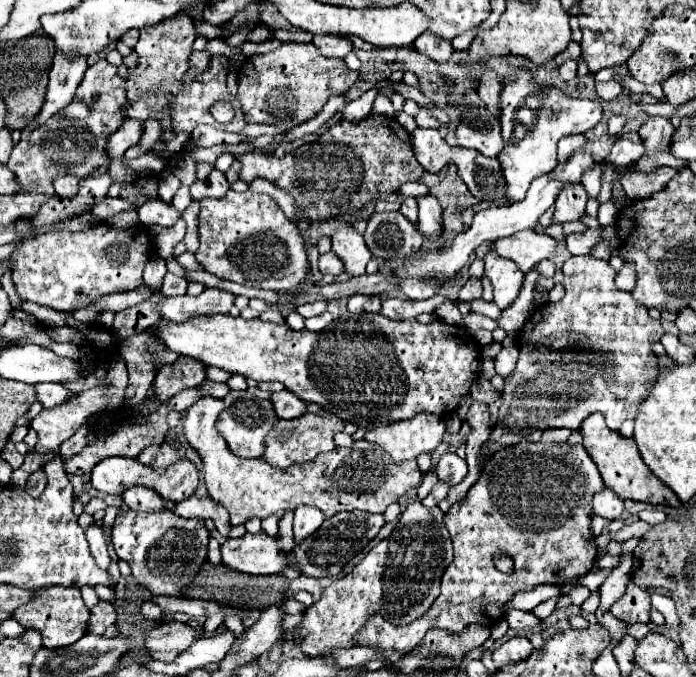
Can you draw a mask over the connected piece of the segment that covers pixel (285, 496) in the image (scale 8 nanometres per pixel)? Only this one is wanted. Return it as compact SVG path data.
M202 396L198 402L194 402L186 412L184 412L184 436L188 440L188 444L192 448L198 450L200 458L202 458L202 464L204 464L204 480L206 480L206 486L208 486L208 494L226 506L226 510L230 512L230 522L236 526L236 524L244 524L246 520L250 518L268 518L270 514L278 514L282 516L284 510L294 510L296 506L300 504L312 504L312 506L318 506L326 518L342 512L342 510L348 510L348 512L354 512L354 510L364 510L364 512L380 512L384 514L384 510L396 502L402 494L406 494L410 488L416 488L420 486L422 482L422 472L416 464L416 460L404 460L402 464L396 464L392 462L390 454L384 452L384 448L368 442L368 440L358 440L354 442L352 448L334 448L332 452L324 452L324 454L318 454L318 458L310 460L310 462L302 462L302 464L294 464L290 468L276 468L276 466L270 466L266 460L258 458L258 460L242 460L242 458L236 458L230 450L228 450L228 444L226 440L220 436L220 432L216 430L216 420L218 420L218 414L224 410L224 402L220 398L208 398L208 396Z

